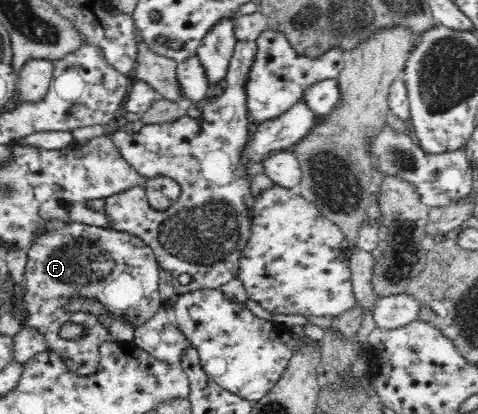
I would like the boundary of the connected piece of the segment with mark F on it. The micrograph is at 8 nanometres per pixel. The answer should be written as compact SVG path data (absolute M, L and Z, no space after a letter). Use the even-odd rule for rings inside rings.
M65 222L56 230L35 237L28 248L27 255L28 262L24 271L26 292L21 297L21 307L24 310L23 326L33 327L41 332L41 335L45 336L49 350L55 351L65 365L79 375L93 374L100 361L99 345L103 341L117 340L101 325L101 321L97 321L95 315L83 312L69 313L69 310L66 310L66 304L73 297L97 299L103 303L105 310L110 312L110 316L123 318L126 322L133 324L133 328L151 320L163 304L157 290L161 270L155 253L143 240L128 232L119 232L108 227L91 226L79 222ZM68 322L85 326L86 334L77 340L59 337L61 326Z

